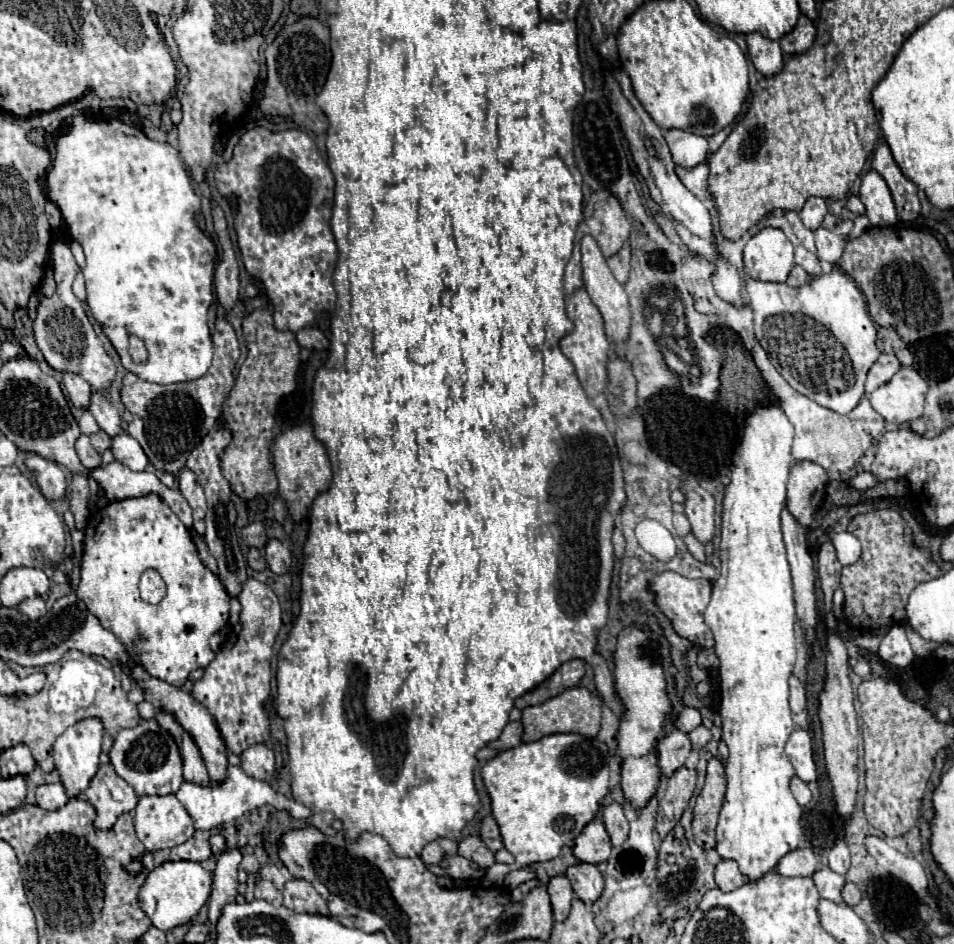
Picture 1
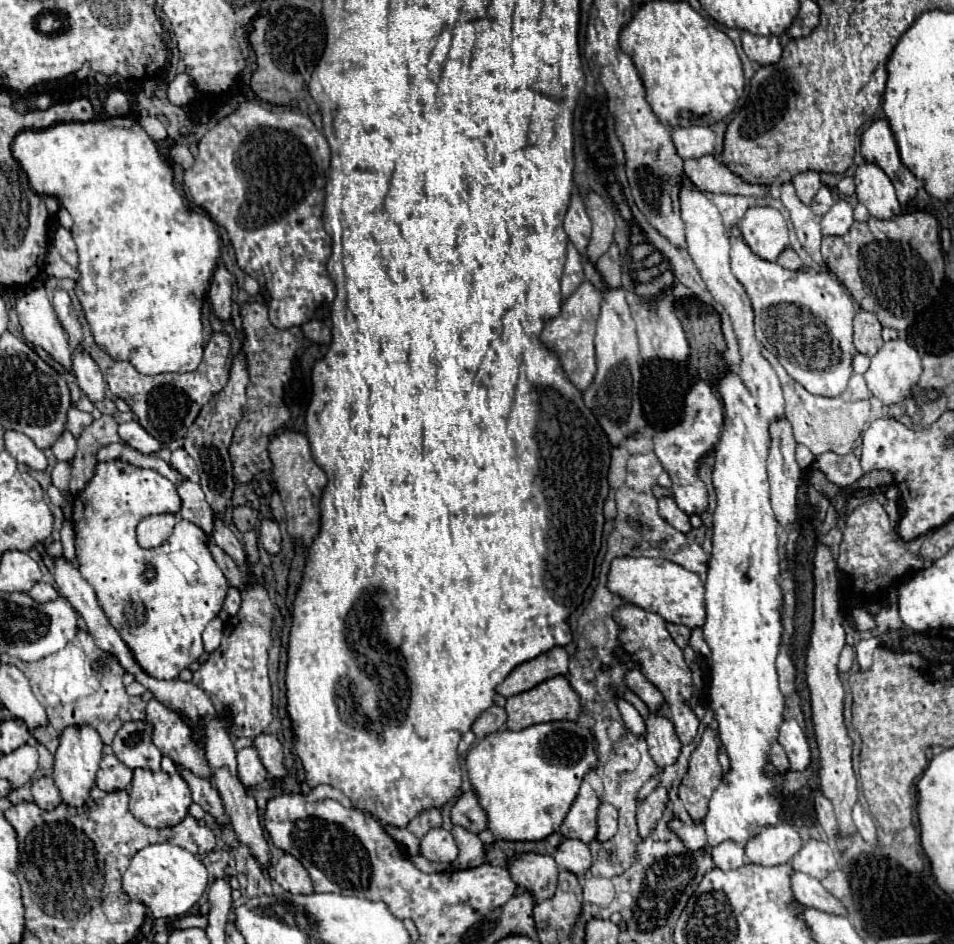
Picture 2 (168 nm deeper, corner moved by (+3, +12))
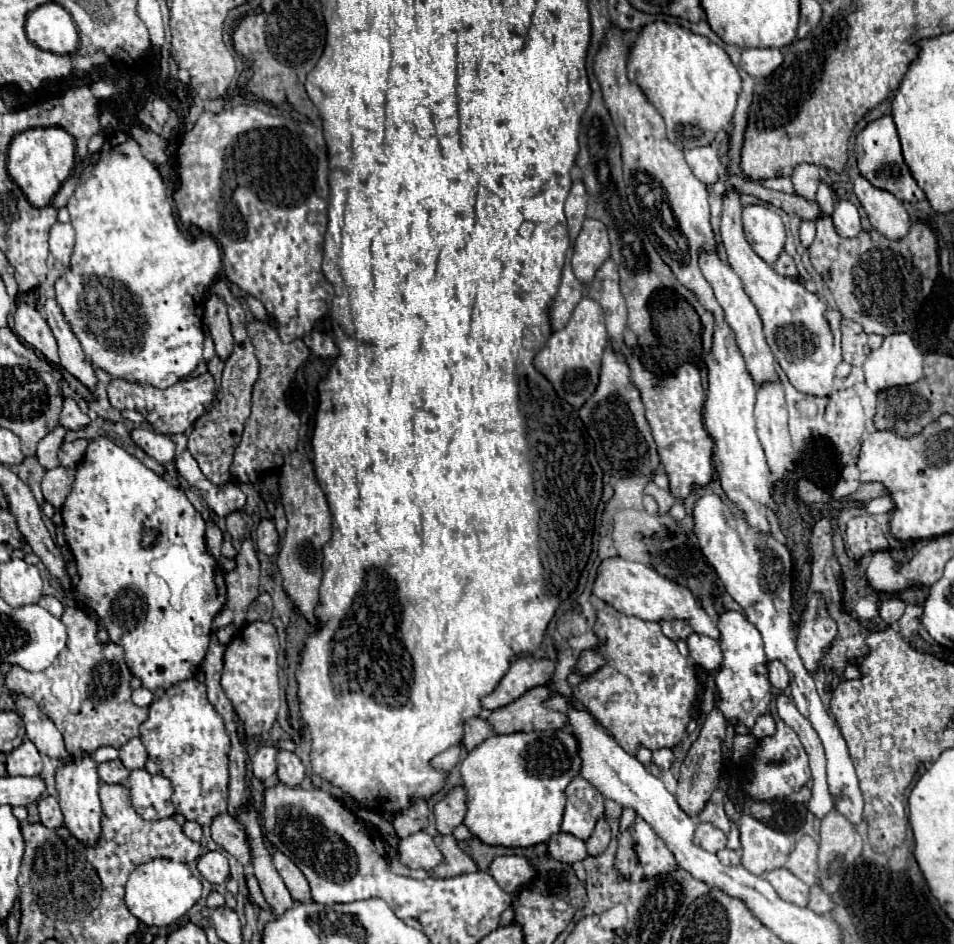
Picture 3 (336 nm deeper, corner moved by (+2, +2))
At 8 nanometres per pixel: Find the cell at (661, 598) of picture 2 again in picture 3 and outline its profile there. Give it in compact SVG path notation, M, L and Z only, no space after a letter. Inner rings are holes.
M624 558L604 560L598 568L598 576L594 582L594 596L598 596L600 600L614 606L618 612L626 616L636 616L650 622L688 620L696 634L718 638L718 628L714 620L706 614L700 600L694 598L692 590L686 590L686 586L678 586L678 582L670 582L670 578L658 574L654 568L646 564L630 562Z

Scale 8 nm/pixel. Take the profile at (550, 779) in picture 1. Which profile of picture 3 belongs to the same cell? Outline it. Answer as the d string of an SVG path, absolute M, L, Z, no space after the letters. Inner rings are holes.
M570 732L494 734L476 746L460 766L468 794L464 824L476 838L492 846L526 848L548 842L560 832L566 786L580 774L580 768L578 740Z

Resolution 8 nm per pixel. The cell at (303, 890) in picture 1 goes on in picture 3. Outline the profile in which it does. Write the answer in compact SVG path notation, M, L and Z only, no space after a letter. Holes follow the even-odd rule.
M276 852L274 854L274 866L276 866L278 874L282 876L286 888L290 890L290 894L296 902L310 902L312 900L310 898L310 886L308 886L304 874L298 870L298 866L290 858L286 858L282 852Z

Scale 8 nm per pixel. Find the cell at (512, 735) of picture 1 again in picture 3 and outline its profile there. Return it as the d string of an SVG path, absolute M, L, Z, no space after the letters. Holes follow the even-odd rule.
M470 718L464 724L464 748L466 750L474 750L480 742L484 742L488 736L492 736L494 730L488 724L488 720L482 718Z

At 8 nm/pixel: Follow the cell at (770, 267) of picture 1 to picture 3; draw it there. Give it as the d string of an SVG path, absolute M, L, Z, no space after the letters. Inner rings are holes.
M762 204L746 206L742 212L744 234L752 250L766 262L774 264L784 250L786 230L782 218Z

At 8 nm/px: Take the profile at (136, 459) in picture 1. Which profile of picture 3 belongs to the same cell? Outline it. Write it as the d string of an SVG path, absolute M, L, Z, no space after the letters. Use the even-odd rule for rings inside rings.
M136 428L130 436L134 438L134 444L138 444L148 456L158 460L160 464L166 464L174 458L174 442L170 436L158 434L150 428Z

